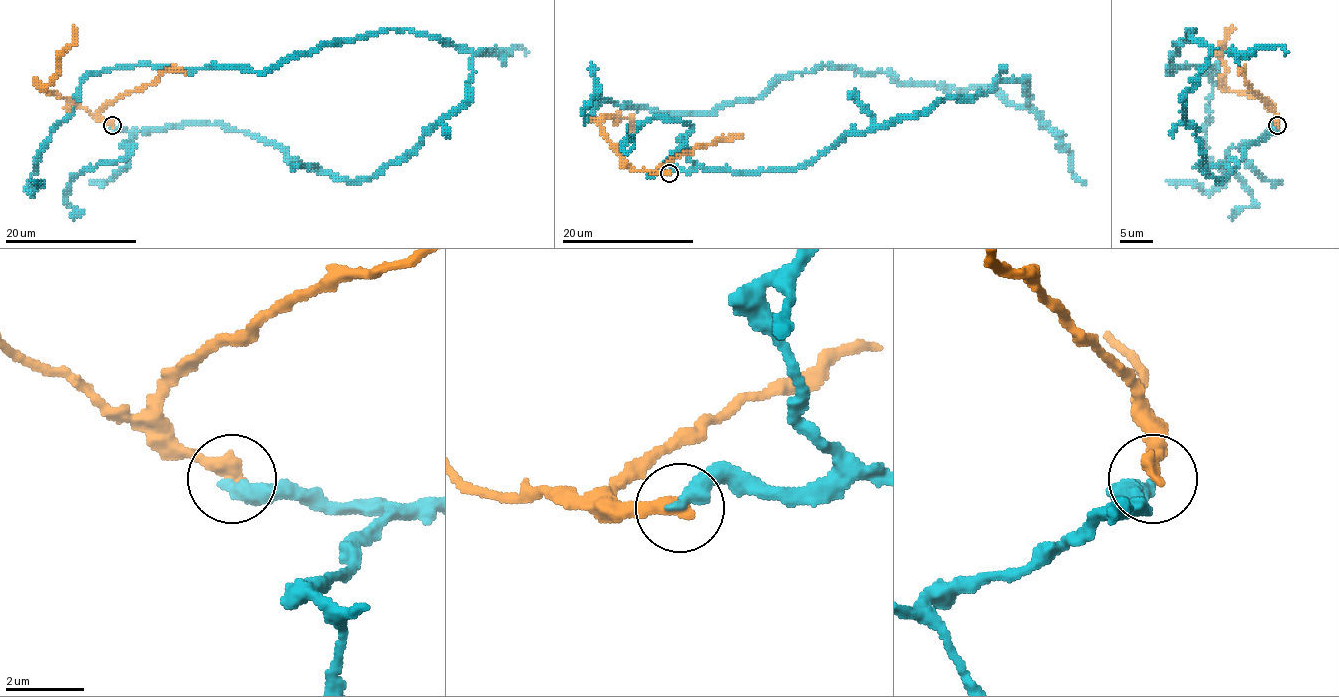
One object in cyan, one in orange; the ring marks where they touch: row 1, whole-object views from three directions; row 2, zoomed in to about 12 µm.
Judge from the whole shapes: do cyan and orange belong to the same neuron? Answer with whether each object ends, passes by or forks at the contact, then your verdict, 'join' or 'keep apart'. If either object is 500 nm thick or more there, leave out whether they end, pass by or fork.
cyan ends; orange ends; keep apart

